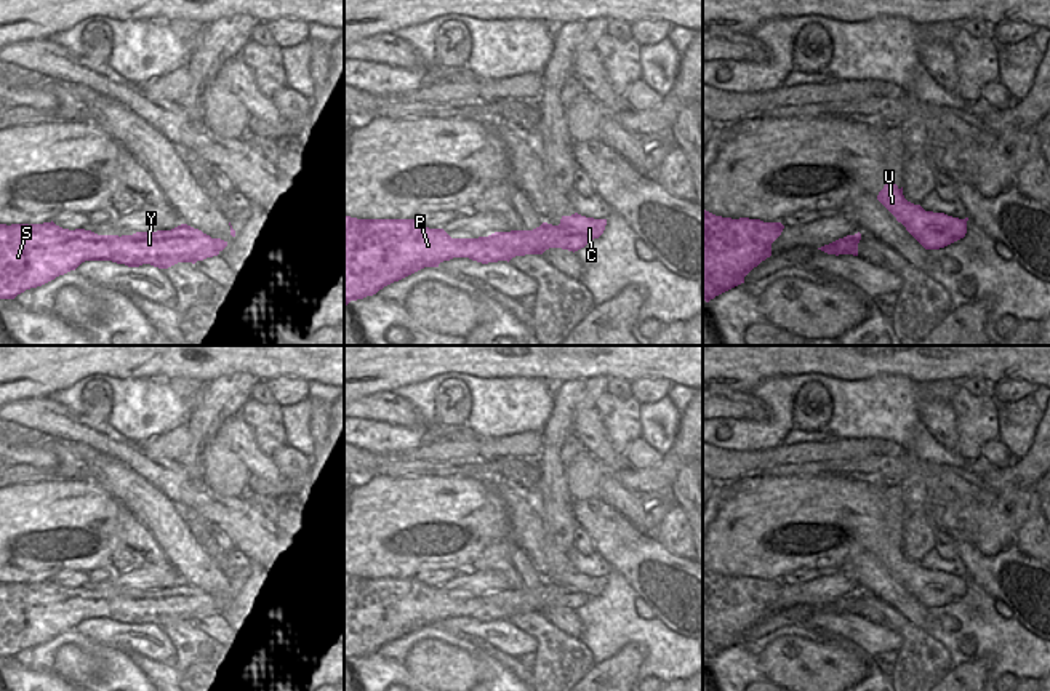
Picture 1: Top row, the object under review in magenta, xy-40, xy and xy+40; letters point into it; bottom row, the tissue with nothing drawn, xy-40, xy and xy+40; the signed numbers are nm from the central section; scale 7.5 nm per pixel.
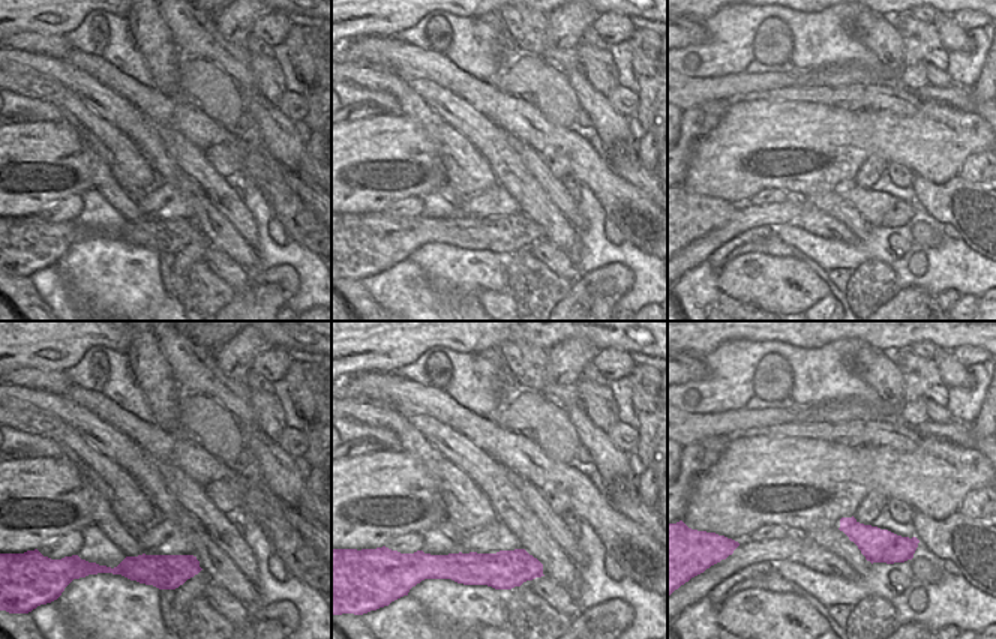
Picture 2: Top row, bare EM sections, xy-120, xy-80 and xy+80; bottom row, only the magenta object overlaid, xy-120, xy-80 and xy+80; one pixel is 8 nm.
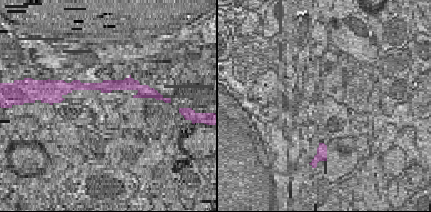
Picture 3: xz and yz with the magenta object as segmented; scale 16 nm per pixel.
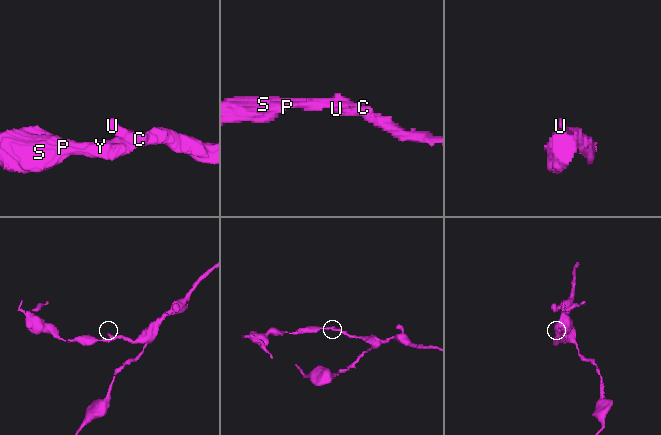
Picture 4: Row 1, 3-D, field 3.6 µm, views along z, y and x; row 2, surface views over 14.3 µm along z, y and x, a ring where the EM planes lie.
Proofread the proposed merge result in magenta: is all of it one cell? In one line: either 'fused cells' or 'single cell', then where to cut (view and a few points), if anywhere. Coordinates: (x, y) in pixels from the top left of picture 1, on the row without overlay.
single cell | no cut

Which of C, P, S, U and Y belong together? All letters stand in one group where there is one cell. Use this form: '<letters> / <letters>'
C P S U Y

